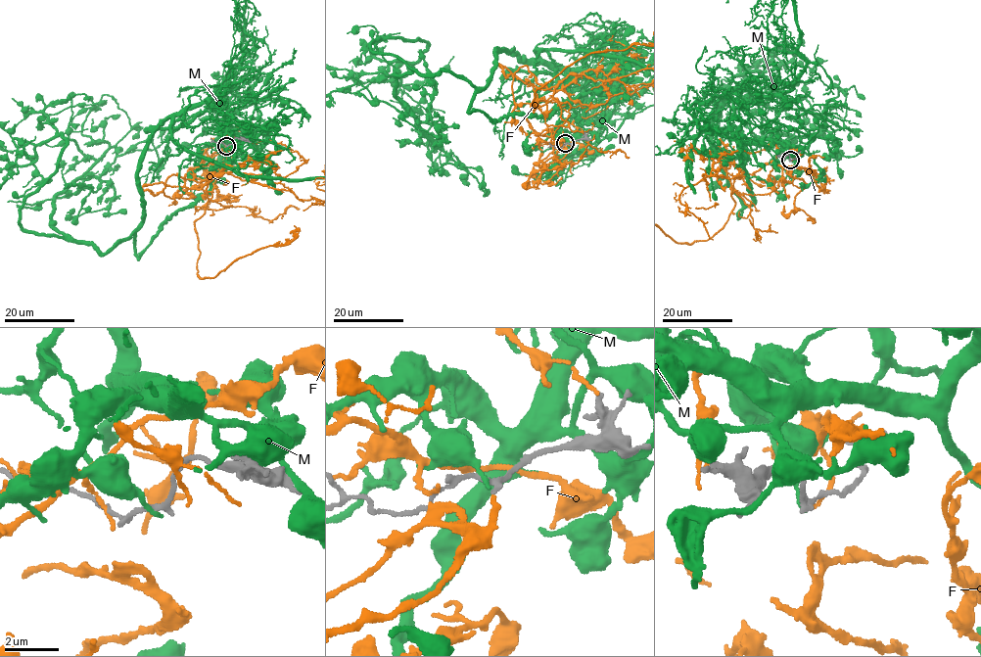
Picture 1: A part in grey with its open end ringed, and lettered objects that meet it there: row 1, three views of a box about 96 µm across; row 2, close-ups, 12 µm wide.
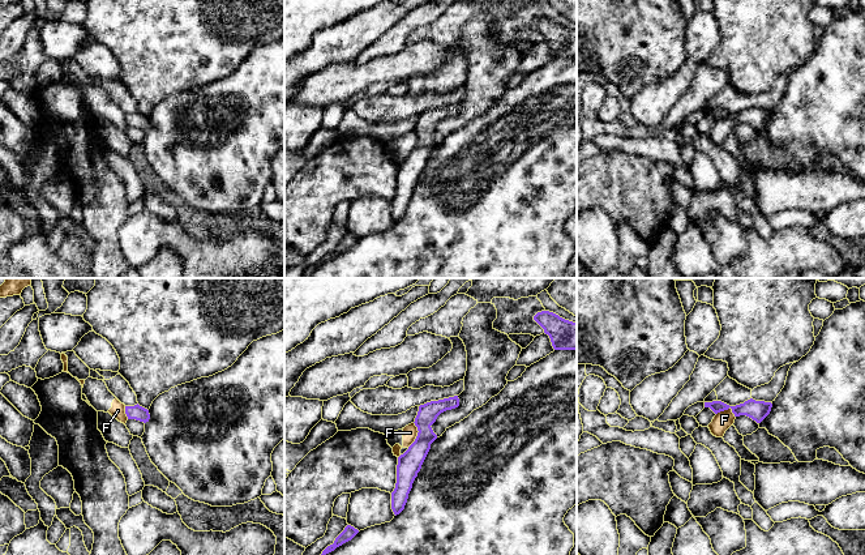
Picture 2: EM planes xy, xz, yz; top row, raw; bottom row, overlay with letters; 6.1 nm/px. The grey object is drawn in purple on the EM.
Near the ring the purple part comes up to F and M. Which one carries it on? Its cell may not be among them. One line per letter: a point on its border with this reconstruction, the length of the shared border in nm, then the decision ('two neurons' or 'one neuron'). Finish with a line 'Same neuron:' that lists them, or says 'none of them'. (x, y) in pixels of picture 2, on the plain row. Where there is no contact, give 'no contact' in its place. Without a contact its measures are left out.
F: xz (418, 142) | 170 nm | two neurons
M: no contact | two neurons
Same neuron: none of them

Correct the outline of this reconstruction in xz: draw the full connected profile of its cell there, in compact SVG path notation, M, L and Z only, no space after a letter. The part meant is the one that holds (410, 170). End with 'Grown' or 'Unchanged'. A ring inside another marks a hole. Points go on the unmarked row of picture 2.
M458 103L431 108L419 114L419 119L414 129L419 138L417 144L408 157L398 165L397 191L391 200L391 217L395 223L404 217L412 191L421 176L421 172L431 157L431 151L437 146L437 142L433 140L431 133L436 129L441 120L458 114Z. Unchanged

